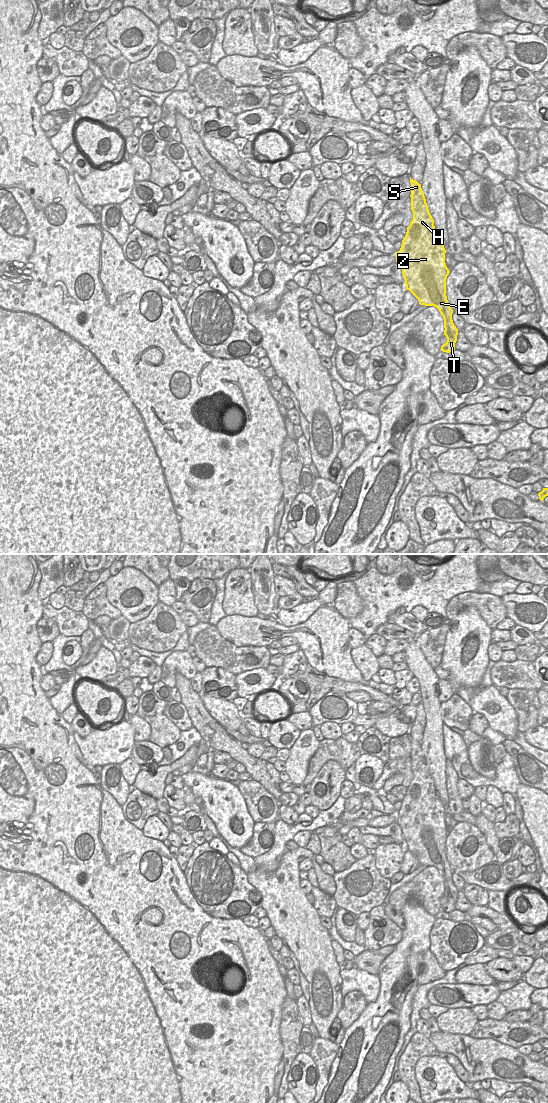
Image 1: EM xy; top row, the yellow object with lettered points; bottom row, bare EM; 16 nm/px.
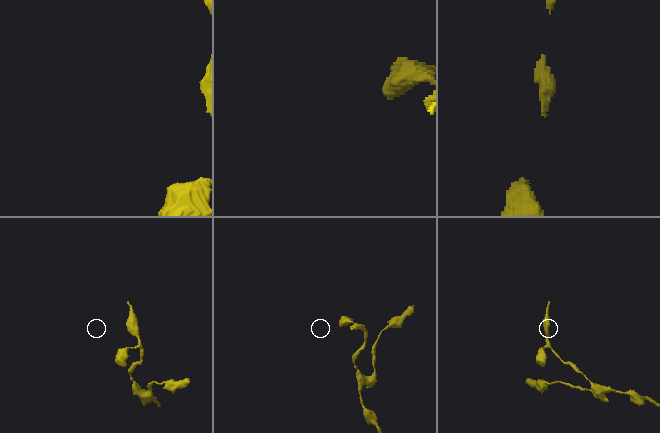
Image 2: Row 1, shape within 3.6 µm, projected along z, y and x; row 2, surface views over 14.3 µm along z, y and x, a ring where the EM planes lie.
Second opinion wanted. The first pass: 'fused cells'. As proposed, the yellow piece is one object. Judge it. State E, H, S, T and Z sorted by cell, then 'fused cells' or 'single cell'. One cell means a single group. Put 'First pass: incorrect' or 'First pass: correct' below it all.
groups E H S T Z; single cell
First pass: incorrect

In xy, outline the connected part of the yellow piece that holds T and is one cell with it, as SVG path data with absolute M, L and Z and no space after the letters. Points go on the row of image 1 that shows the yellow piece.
M410 178L411 183L411 210L413 219L407 227L400 250L395 254L396 262L401 267L406 289L419 301L420 305L436 307L444 319L444 334L447 341L441 346L441 351L450 353L455 350L458 329L453 323L453 310L446 296L446 279L450 271L445 263L443 242L434 226L434 220L429 212L421 184Z

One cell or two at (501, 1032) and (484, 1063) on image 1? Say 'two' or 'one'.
two

